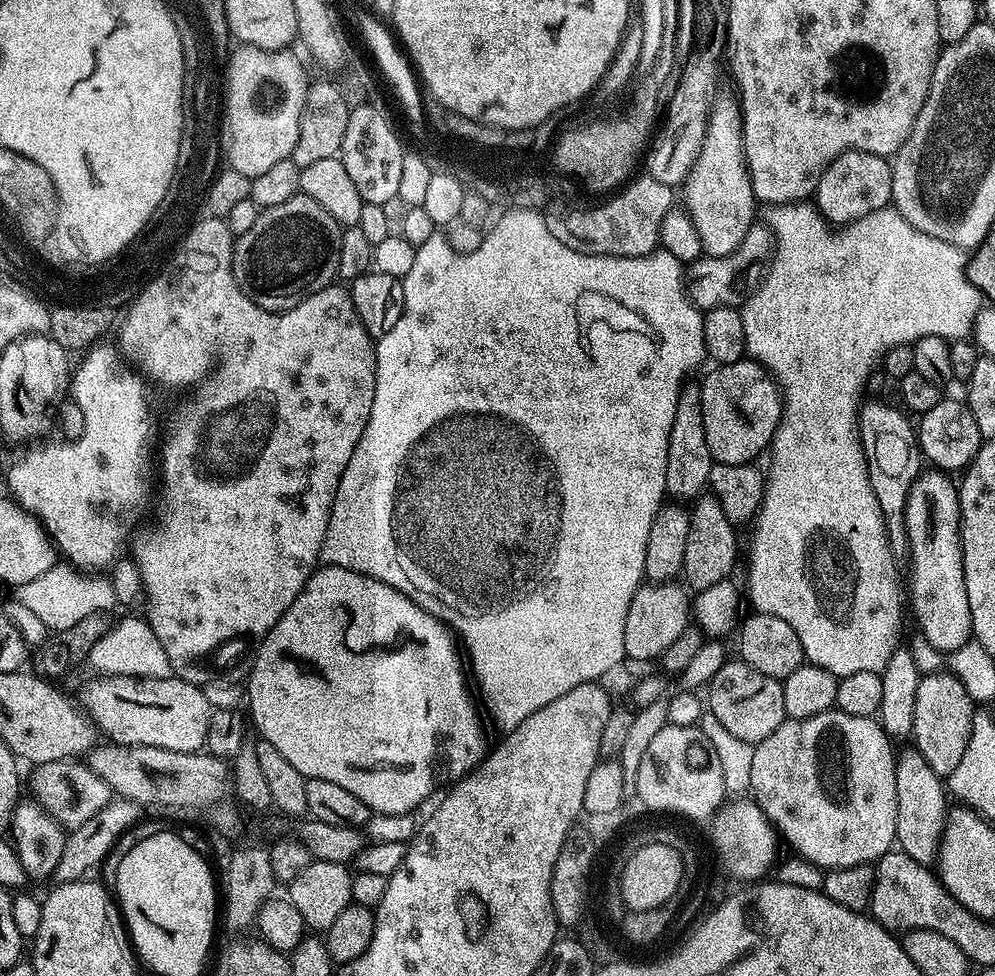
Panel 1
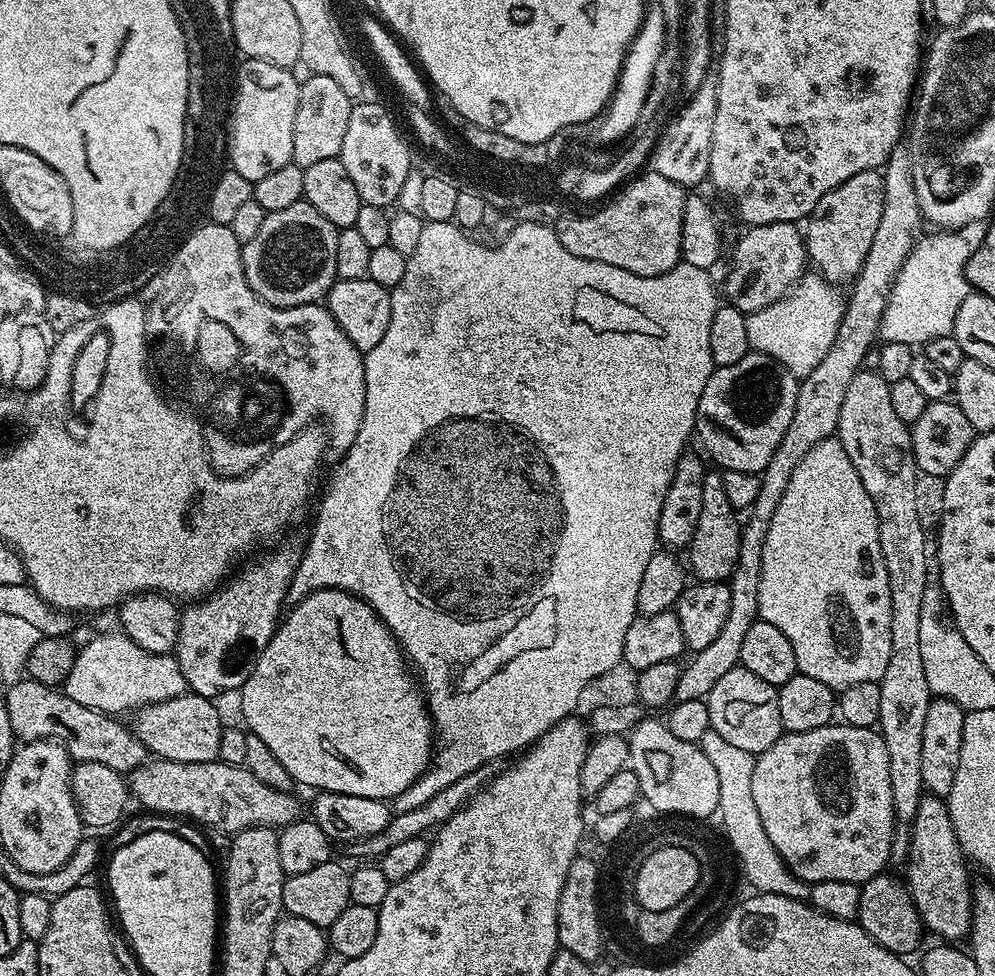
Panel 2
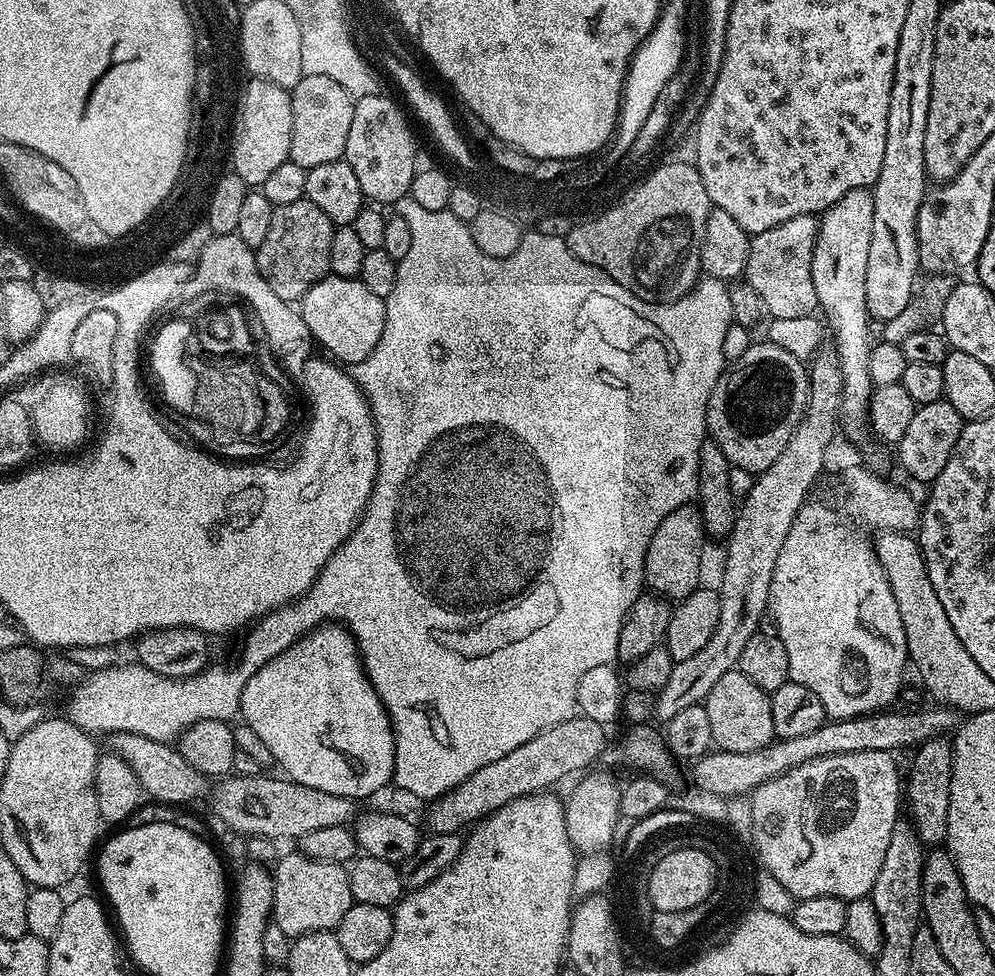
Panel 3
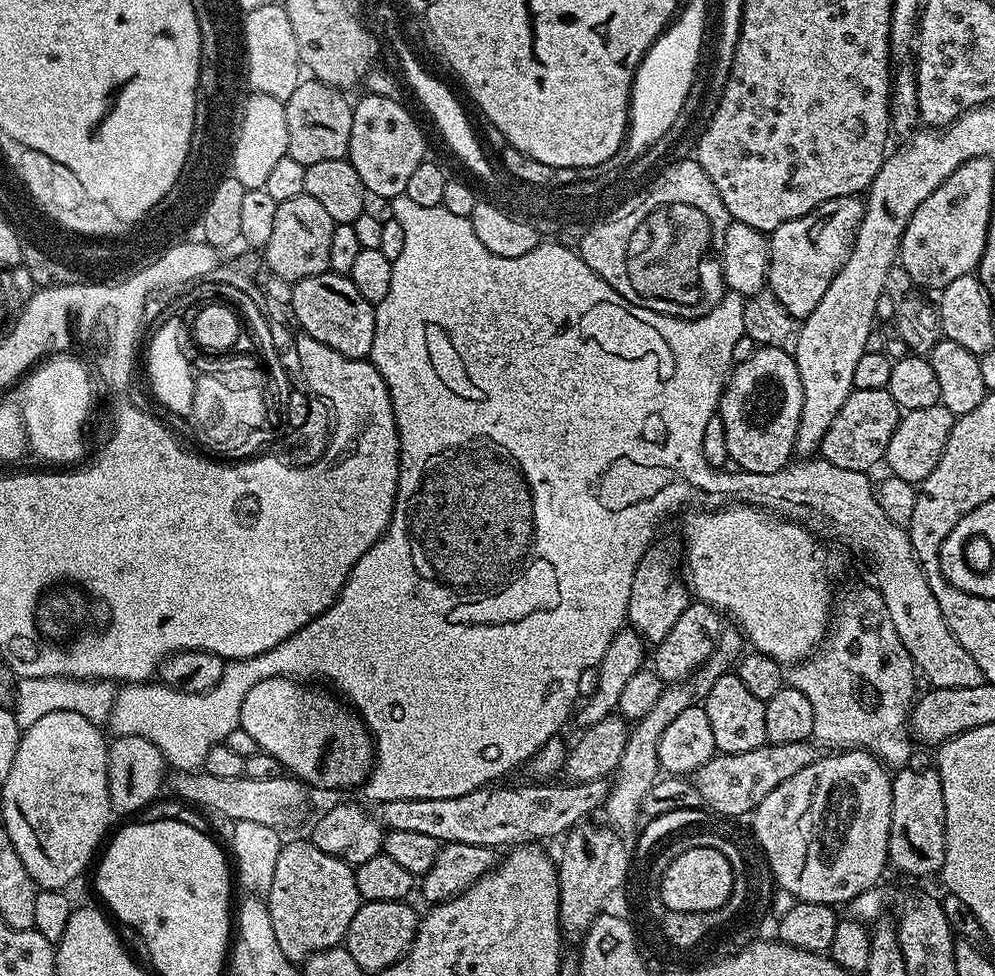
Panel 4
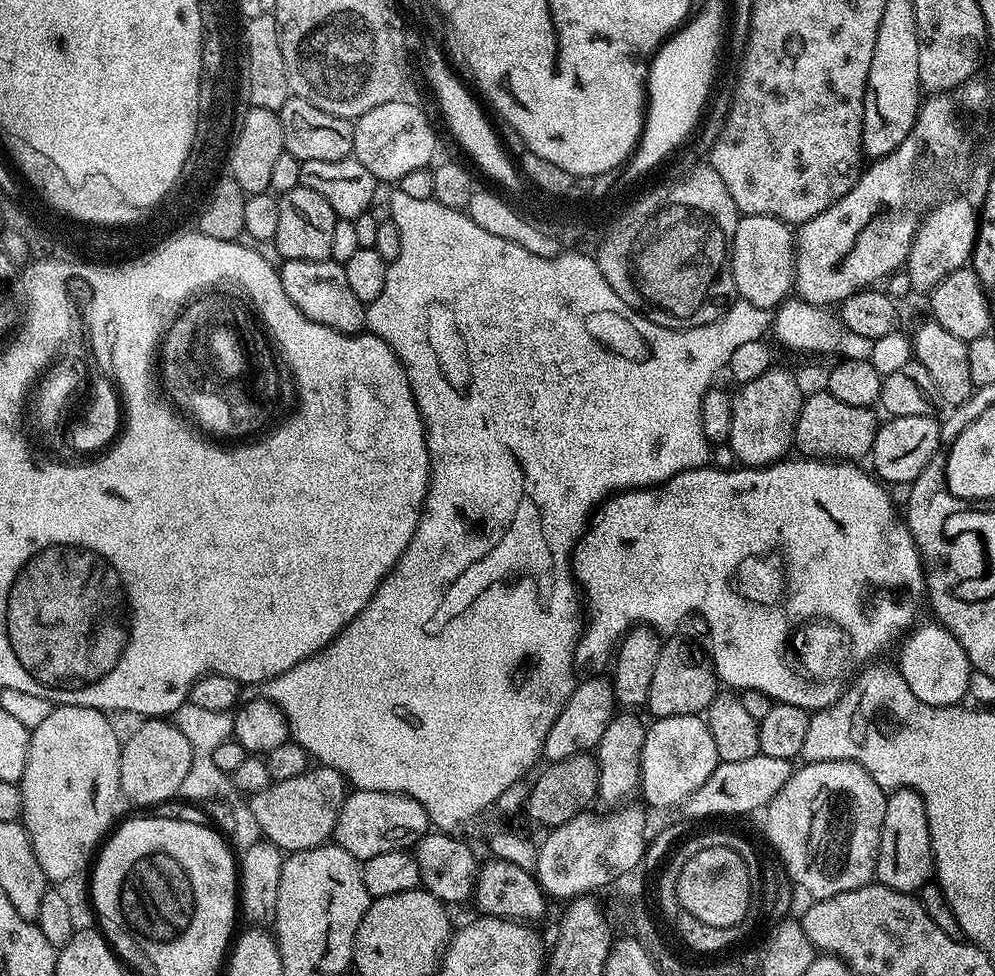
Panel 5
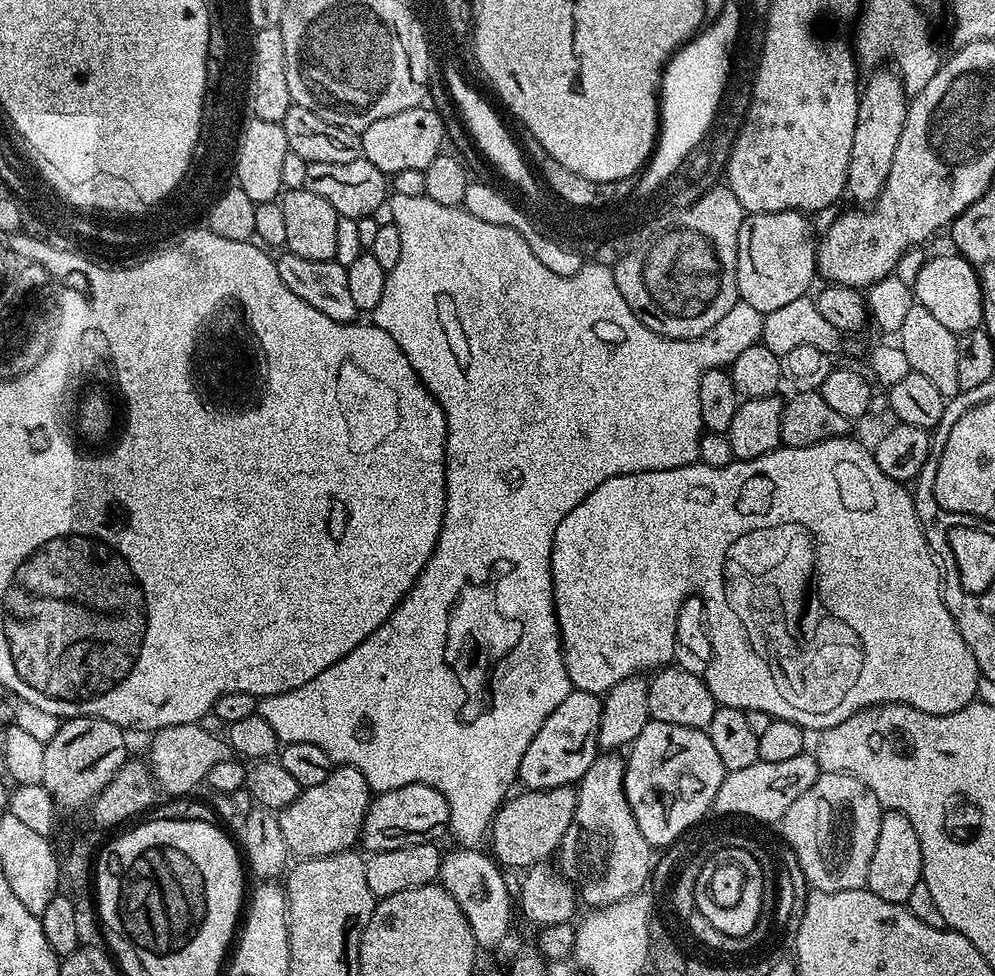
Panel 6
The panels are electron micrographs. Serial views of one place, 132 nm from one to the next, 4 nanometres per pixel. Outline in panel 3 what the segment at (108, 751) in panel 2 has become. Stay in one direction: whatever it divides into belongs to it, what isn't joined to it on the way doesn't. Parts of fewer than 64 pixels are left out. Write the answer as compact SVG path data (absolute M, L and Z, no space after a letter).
M129 732L111 733L110 740L111 751L121 756L130 766L130 770L138 774L138 782L147 795L149 792L154 799L161 800L164 804L188 804L191 800L202 799L203 796L205 799L210 788L209 777L194 770L194 766L190 766L190 762L186 762L186 758L180 753L179 747L154 738L142 738L140 734Z

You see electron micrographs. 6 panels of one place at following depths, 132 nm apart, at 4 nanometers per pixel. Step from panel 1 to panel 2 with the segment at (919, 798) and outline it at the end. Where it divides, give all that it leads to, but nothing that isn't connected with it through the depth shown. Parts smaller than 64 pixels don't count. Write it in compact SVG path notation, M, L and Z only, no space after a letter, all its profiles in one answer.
M925 794L920 799L918 814L914 814L910 831L912 842L908 846L910 863L906 883L920 919L924 921L925 929L940 936L936 938L941 941L963 941L971 930L974 888L972 884L968 885L969 865L960 848L949 805L941 797Z

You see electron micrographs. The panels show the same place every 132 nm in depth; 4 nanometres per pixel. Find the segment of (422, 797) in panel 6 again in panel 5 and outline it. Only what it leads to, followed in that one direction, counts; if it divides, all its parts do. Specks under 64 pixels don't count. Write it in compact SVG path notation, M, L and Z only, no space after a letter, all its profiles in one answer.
M352 790L340 803L331 839L346 854L358 861L374 858L374 854L411 849L430 830L430 821L422 802L397 792Z

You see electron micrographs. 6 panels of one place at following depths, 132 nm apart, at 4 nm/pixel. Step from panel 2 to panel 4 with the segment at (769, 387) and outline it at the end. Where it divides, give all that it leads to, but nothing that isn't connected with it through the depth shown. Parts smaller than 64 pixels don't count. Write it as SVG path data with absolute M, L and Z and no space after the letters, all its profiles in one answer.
M757 347L756 352L750 354L750 358L746 358L746 362L731 369L724 385L724 392L720 395L718 415L722 418L722 426L726 426L726 450L729 461L739 471L754 474L770 474L785 467L796 452L798 418L802 414L803 405L802 382L793 353L784 352L778 347Z

